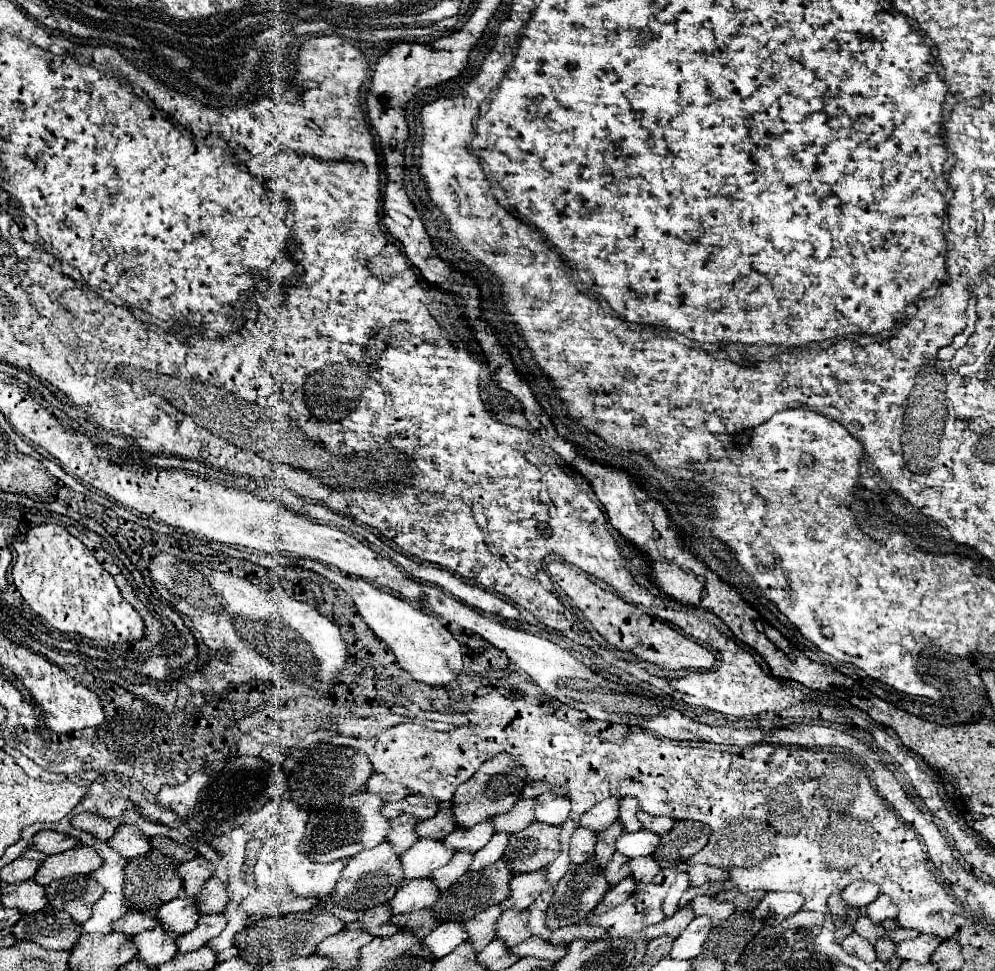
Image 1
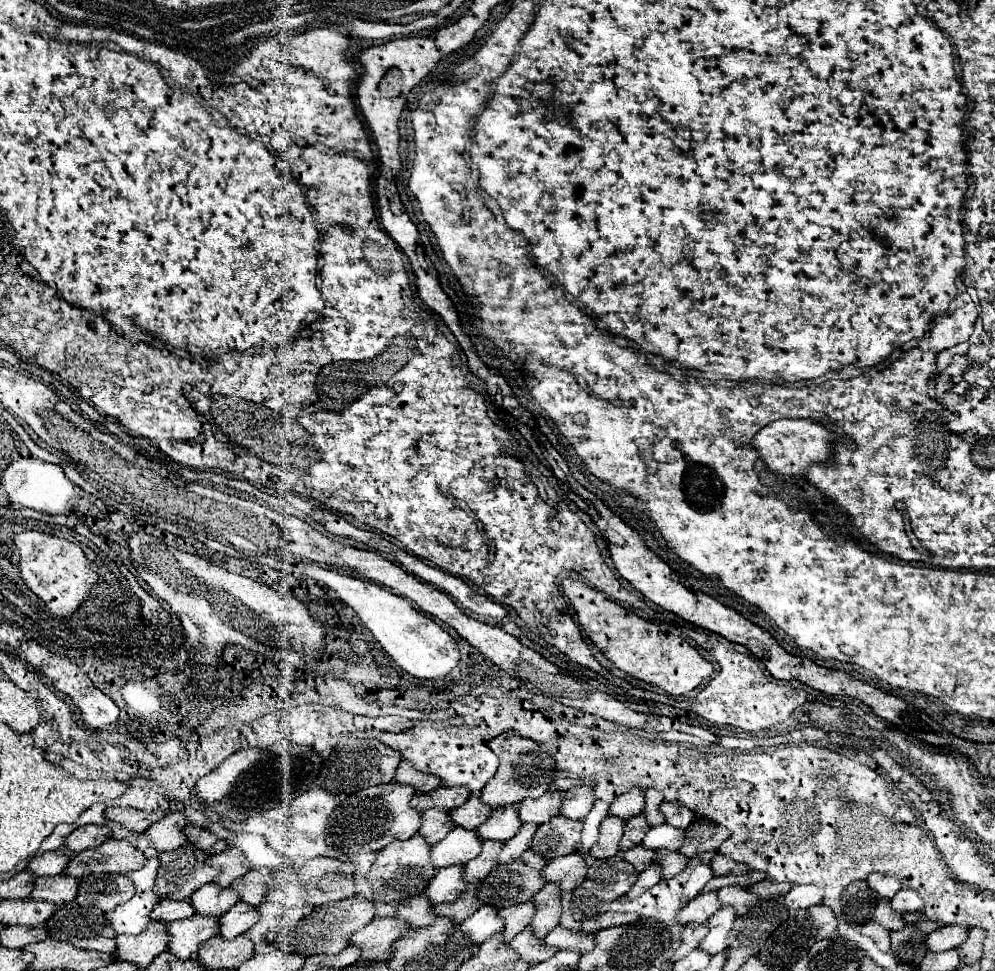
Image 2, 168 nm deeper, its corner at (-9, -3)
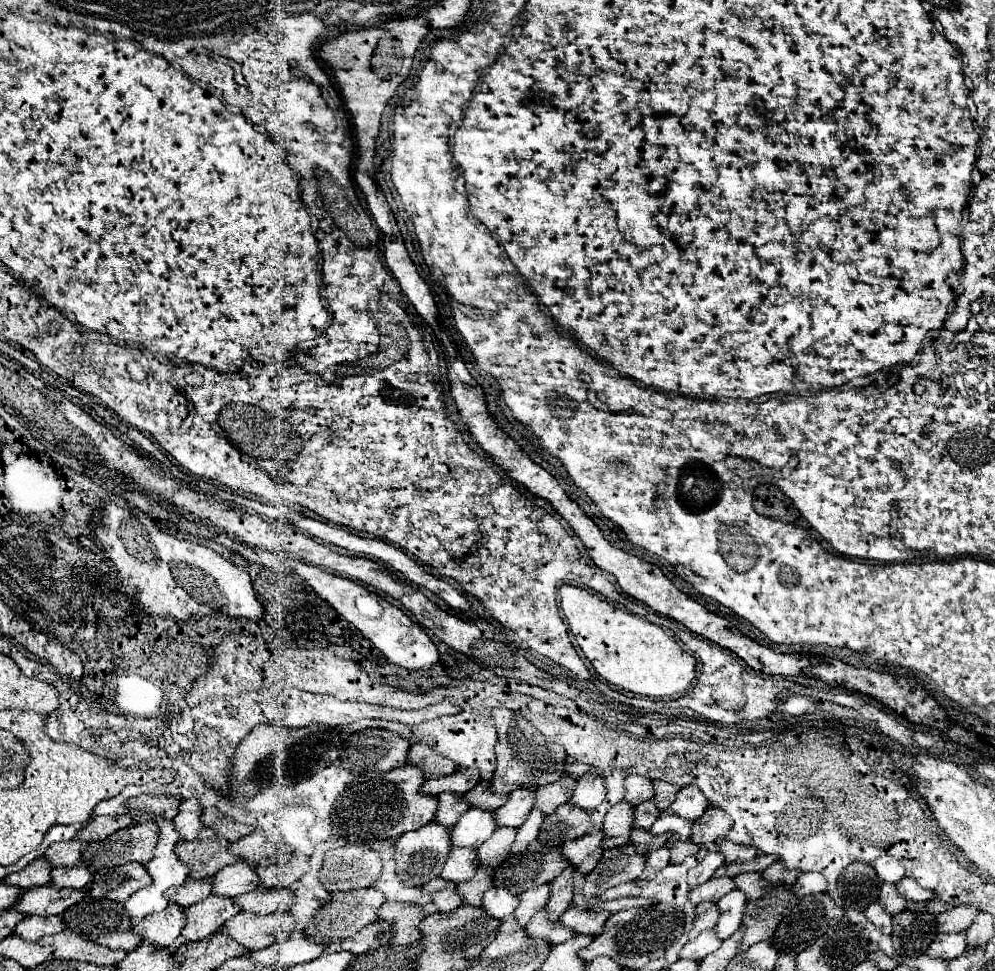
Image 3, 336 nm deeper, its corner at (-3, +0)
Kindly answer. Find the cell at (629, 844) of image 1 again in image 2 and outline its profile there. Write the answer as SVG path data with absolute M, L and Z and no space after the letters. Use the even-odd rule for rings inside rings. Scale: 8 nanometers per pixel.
M661 824L661 826L653 826L647 832L647 836L643 840L643 846L651 848L651 850L657 850L657 848L679 850L683 840L685 840L685 830L675 828L671 824Z

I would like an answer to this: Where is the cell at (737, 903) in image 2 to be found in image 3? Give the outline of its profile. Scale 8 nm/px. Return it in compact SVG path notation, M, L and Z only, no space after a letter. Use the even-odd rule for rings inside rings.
M743 873L743 875L737 875L733 881L735 881L735 889L743 891L747 901L759 899L763 897L763 893L771 889L771 885L761 879L761 873Z

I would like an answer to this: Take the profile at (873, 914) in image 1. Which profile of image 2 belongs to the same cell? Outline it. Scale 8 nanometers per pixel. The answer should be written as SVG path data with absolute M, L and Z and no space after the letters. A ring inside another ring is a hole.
M911 888L899 890L891 902L893 902L893 910L897 910L897 912L921 912L925 906L921 896Z

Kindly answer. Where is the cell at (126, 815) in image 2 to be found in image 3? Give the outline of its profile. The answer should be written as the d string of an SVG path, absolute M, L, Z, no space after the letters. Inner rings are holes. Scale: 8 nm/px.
M141 795L141 797L129 799L127 809L145 811L145 813L153 813L153 815L171 819L177 815L179 803L181 803L181 799L169 797L169 795Z

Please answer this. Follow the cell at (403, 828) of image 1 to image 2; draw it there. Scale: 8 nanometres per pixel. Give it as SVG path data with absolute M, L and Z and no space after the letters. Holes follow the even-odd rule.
M429 808L423 812L423 822L421 822L419 834L425 836L425 840L429 840L429 844L437 844L453 830L453 826L455 824L447 810Z

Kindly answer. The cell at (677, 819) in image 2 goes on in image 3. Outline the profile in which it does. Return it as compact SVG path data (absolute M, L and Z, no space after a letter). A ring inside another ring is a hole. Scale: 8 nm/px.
M689 785L689 787L683 787L677 793L669 811L675 813L677 817L687 817L687 819L693 821L693 819L701 817L707 807L709 807L709 803L707 803L705 795L695 785Z

